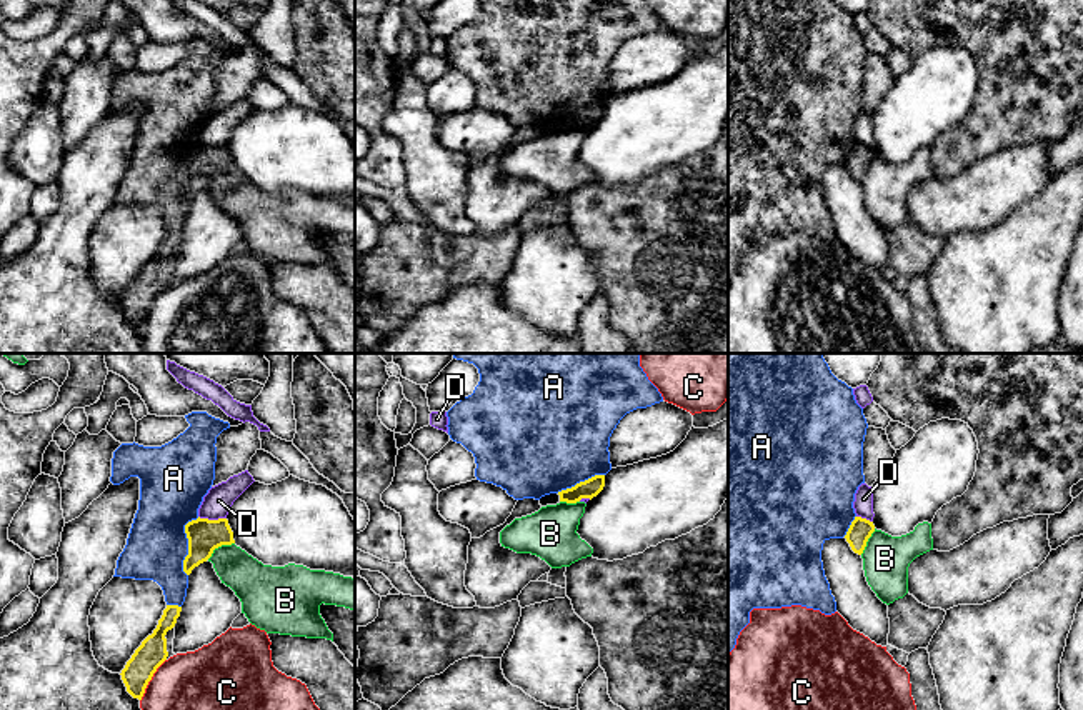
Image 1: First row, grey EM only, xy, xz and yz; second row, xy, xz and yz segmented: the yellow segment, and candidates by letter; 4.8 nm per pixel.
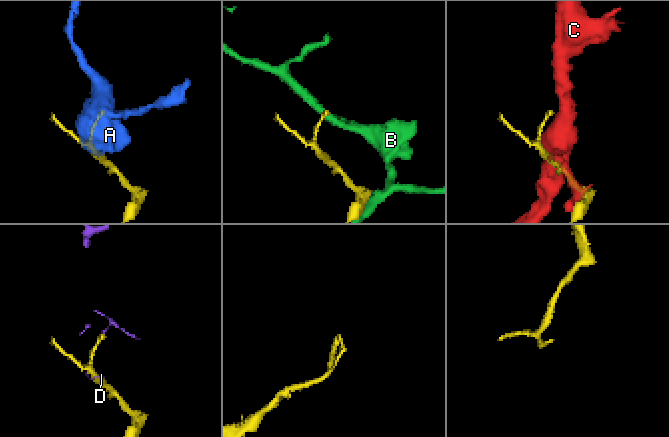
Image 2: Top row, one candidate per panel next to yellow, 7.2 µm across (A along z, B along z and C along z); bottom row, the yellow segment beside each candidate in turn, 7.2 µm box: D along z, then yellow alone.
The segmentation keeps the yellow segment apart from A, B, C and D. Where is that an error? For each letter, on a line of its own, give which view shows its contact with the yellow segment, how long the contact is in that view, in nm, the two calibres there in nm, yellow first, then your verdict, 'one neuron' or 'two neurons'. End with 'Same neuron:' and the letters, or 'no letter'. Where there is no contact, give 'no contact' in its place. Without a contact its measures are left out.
A: xy | 300 nm | 160/300 nm | two neurons
B: xy | 160 nm | 160/200 nm | two neurons
C: xy | 240 nm | 140/280 nm | two neurons
D: xy | 140 nm | 160/140 nm | two neurons
Same neuron: no letter

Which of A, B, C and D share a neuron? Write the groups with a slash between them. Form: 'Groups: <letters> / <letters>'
Groups: A / B / C / D

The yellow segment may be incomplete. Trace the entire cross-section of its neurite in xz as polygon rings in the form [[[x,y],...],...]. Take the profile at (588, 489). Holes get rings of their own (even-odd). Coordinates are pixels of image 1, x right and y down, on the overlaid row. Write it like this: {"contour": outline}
{"contour": [[[595,475],[585,482],[576,483],[571,488],[558,492],[560,502],[576,503],[581,498],[593,498],[596,497],[605,487],[605,475]]]}

